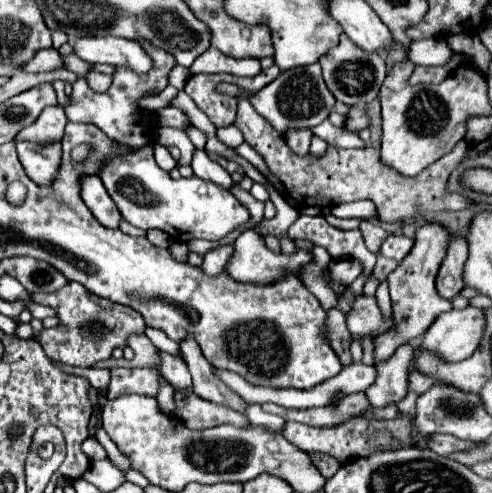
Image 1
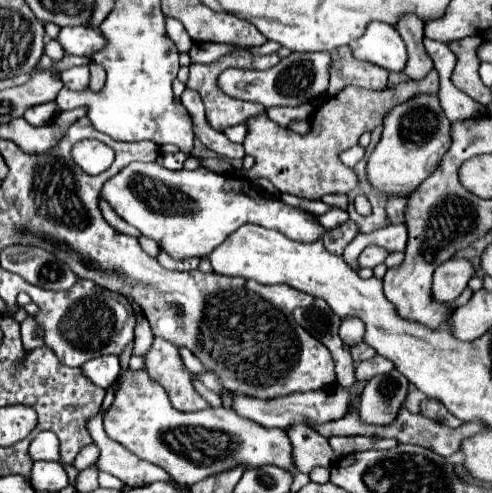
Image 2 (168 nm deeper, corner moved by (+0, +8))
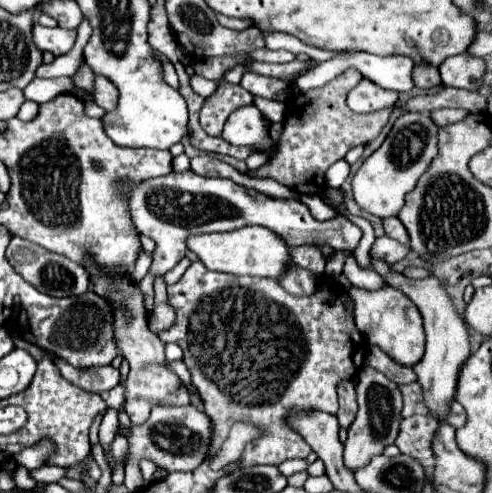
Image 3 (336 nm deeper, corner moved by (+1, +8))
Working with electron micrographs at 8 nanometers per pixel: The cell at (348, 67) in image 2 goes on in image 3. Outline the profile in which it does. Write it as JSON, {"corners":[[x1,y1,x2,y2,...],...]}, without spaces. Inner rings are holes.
{"corners":[[362,78,360,84,348,94,348,106,360,114,382,110,386,106,394,106,396,100,398,100,396,92,384,90,366,78]]}

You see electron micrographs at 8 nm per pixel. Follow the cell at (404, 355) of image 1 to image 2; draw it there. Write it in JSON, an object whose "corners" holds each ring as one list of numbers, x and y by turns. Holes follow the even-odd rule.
{"corners":[[393,370,367,382,359,402,359,418,369,426,389,426,403,406,409,382]]}

